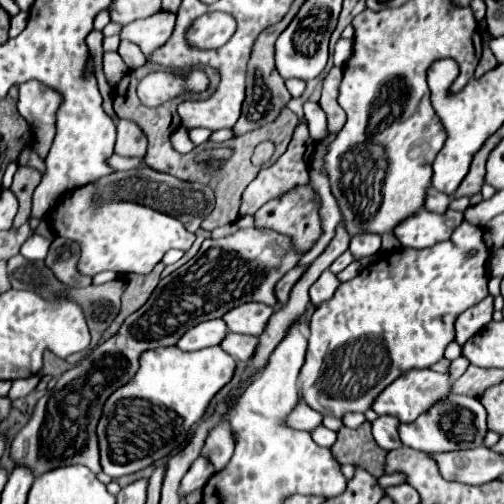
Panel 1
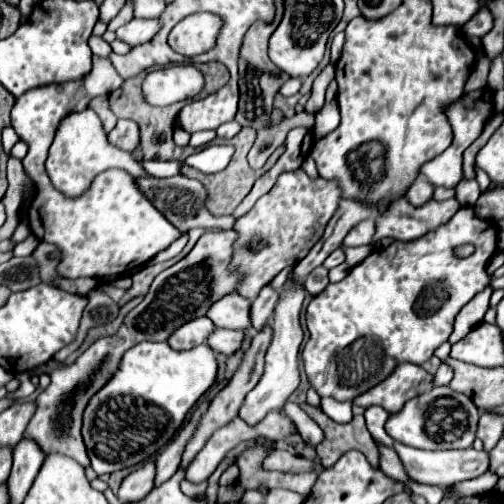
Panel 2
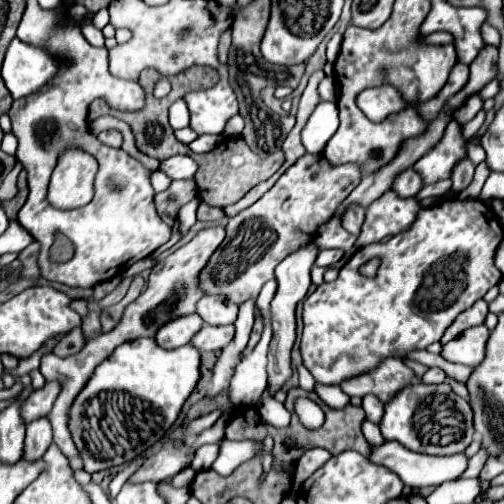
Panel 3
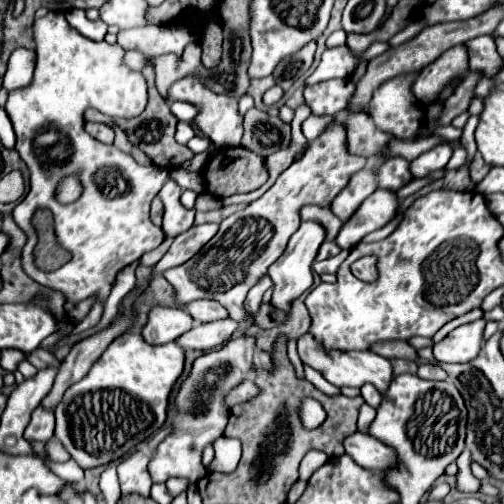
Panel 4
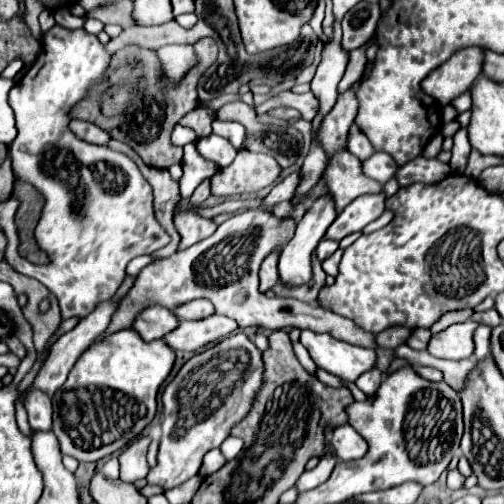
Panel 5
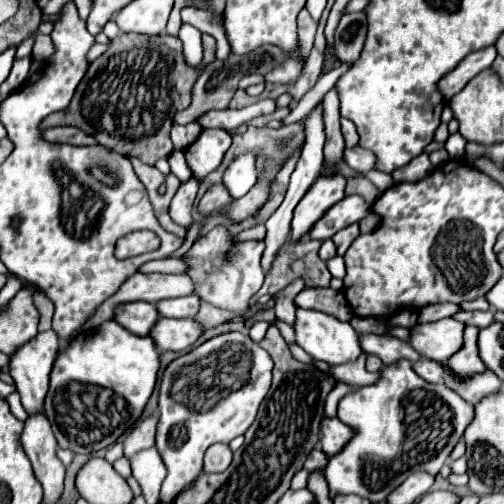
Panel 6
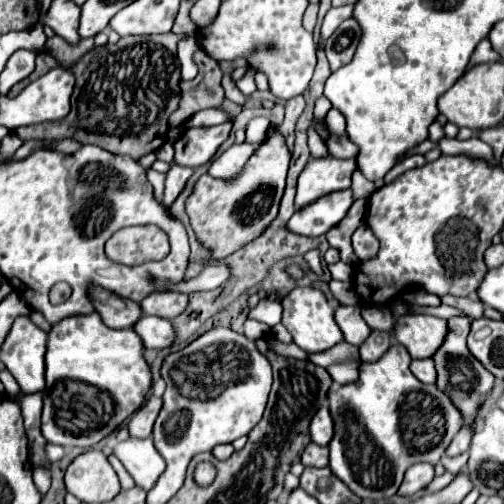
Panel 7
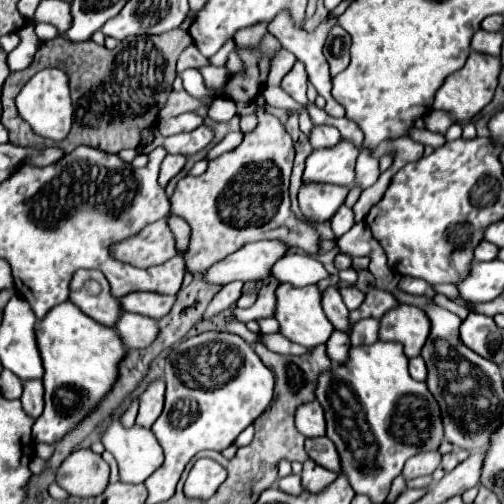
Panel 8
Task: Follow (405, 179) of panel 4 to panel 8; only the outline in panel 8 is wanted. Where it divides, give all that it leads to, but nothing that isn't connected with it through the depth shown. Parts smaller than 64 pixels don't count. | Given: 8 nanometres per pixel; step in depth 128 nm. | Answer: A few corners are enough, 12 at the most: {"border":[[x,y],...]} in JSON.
{"border":[[314,126],[312,148],[332,148],[342,140],[334,126]]}

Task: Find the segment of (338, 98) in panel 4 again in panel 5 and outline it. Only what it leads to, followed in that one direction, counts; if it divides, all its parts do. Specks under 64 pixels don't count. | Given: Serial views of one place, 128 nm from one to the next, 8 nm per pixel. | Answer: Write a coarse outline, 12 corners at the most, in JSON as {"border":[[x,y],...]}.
{"border":[[282,92],[256,108],[258,114],[276,106],[296,108],[312,122],[320,102],[314,92]]}

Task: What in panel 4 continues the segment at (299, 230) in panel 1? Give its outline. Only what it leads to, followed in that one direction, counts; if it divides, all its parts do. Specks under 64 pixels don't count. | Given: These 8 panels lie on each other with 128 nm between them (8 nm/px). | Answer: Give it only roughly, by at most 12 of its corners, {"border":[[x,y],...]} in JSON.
{"border":[[332,122],[264,196],[164,274],[176,300],[236,322],[308,204],[332,200],[366,158]]}

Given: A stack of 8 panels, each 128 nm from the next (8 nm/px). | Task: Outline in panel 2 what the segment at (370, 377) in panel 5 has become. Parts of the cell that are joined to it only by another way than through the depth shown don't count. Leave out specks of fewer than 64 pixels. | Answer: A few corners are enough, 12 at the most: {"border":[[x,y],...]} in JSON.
{"border":[[384,408],[366,410],[366,426],[378,444],[392,448],[394,440],[384,424],[390,418]]}

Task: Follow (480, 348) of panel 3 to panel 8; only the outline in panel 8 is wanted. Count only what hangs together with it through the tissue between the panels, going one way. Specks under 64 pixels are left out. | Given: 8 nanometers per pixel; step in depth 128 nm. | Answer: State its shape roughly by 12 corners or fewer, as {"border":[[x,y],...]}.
{"border":[[400,304],[380,320],[380,340],[420,356],[430,332],[424,310]]}

